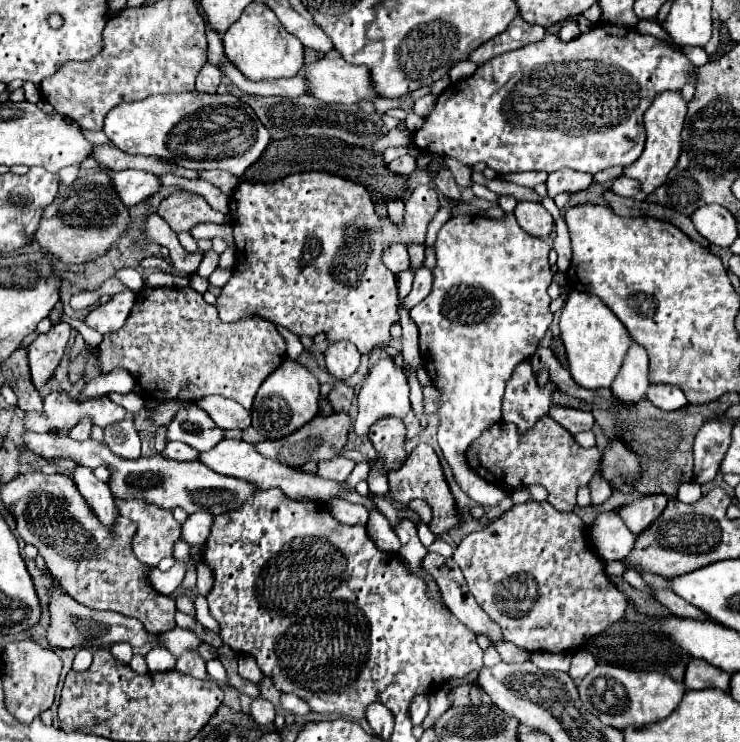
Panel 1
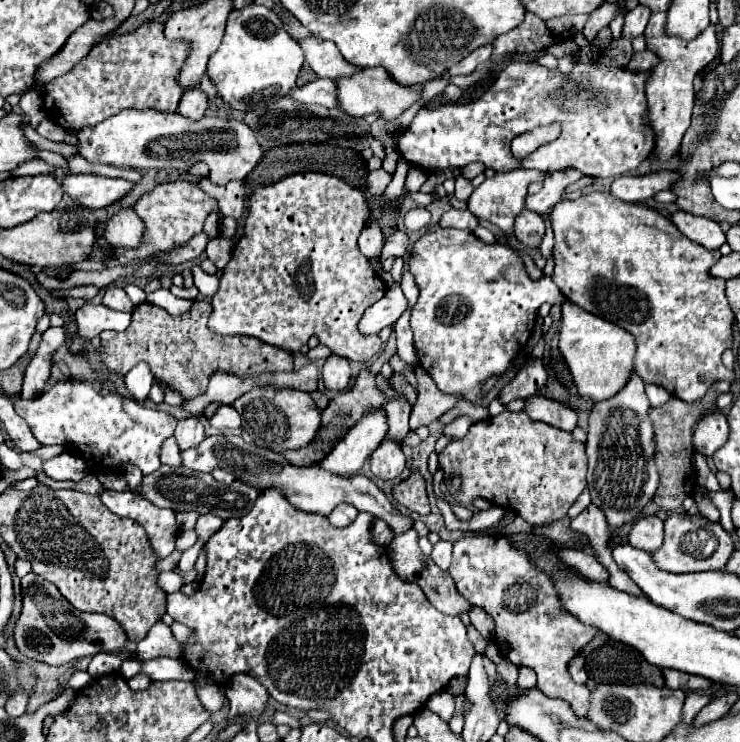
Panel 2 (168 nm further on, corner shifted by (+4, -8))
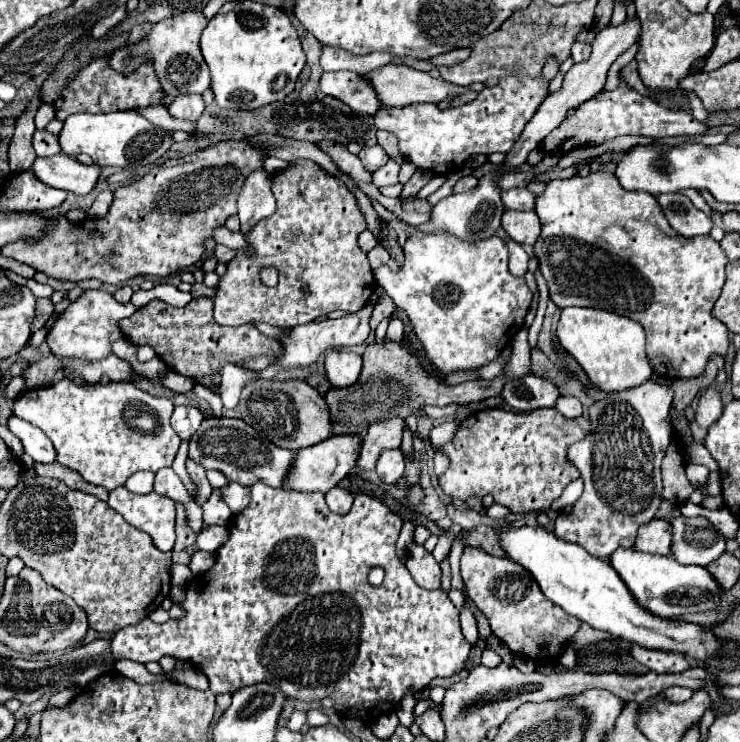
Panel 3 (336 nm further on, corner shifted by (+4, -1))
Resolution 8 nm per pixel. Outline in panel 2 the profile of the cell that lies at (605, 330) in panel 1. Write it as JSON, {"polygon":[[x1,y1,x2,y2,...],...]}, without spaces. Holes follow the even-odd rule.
{"polygon":[[573,302,563,304,559,350,571,370,579,394,583,398,591,398,593,402,601,402,615,396,633,372,635,338,627,330,595,314,589,314,587,310,581,310,581,306]]}

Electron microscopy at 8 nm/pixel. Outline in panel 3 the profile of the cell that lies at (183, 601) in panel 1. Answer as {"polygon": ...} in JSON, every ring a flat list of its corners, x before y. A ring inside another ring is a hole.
{"polygon":[[255,483,251,487,251,493,253,493,251,505,231,521,229,541,217,549,215,565,205,575,195,577,195,581,191,585,187,585,187,589,185,589,187,599,181,603,181,607,187,611,187,615,179,621,167,621,161,625,153,623,149,619,143,619,137,625,129,625,129,627,121,629,119,633,115,633,111,637,111,657,115,661,131,659,137,663,147,663,147,661,159,661,163,655,169,655,175,659,189,661,193,667,201,669,207,675,207,679,211,683,211,691,215,695,235,693,241,687,249,687,249,685,257,685,257,683,273,683,281,691,285,691,285,685,287,685,287,687,297,687,297,693,293,695,295,699,311,703,311,701,331,697,335,701,337,715,357,717,363,721,373,721,381,713,395,709,395,705,403,699,403,695,409,691,409,687,421,691,429,685,429,681,433,677,451,677,451,675,457,675,459,671,465,669,465,661,469,657,471,645,465,641,465,637,461,633,457,607,453,607,453,603,445,591,441,591,441,589,425,591,417,583,413,583,411,573,401,563,401,559,397,559,395,543,397,543,397,535,399,535,401,525,403,525,403,519,397,513,393,513,379,499,363,495,363,493,355,495,353,507,347,515,331,513,327,503,325,503,323,493,287,493,283,489,275,489,275,487,269,487,265,483],[373,567,385,569,385,579,379,587,373,587,367,579,369,571]]}

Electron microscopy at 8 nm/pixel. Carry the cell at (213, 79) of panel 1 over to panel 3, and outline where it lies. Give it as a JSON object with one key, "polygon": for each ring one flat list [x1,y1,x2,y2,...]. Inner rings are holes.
{"polygon":[[179,95,177,99,171,101,169,105,169,113,175,117,175,119,181,119,181,121,191,121,195,123,201,113,203,113,205,105,203,105,203,99,201,95]]}

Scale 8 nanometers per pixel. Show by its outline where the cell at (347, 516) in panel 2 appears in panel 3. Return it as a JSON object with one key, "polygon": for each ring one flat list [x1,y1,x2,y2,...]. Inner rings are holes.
{"polygon":[[335,487,331,491,325,493,325,501,329,505,329,509,337,515,345,515,349,509,351,509,351,503,353,503,353,493,347,491,347,489,341,489,341,487]]}

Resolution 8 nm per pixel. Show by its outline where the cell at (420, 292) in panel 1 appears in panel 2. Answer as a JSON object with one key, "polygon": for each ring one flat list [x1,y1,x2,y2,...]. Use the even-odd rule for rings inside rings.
{"polygon":[[393,284,387,290,387,294,363,314,363,318,359,322,361,334,377,334,381,328,393,326,407,308,409,308,407,298,403,296,401,288,397,284]]}

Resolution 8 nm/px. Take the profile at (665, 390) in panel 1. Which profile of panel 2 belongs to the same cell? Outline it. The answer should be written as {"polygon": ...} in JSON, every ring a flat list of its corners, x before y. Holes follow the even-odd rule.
{"polygon":[[655,384,645,386,645,392,647,392,647,398,649,398,649,402,651,402,653,408,663,406,663,404,669,402,669,398,671,398,671,394,667,394,661,386,655,386]]}

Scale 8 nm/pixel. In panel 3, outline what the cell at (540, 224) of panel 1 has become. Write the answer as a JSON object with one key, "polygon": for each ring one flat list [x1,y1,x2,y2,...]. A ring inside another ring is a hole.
{"polygon":[[505,211,501,227,519,245,533,245,541,233,541,223,535,211]]}

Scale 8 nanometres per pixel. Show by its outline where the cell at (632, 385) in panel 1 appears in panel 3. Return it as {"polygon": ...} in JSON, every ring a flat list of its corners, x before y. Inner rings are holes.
{"polygon":[[645,381,639,387,611,393,609,397,597,401,589,409,591,419,591,433,579,441,577,445,569,447,569,459,581,473,585,481,585,491,579,501,573,505,571,511,561,511,555,519,555,535,581,545,593,557,607,559,617,547,633,547,637,529,657,517,659,503,661,503,661,459,673,439,673,427,669,419,669,407,673,401,673,391,661,383]]}

